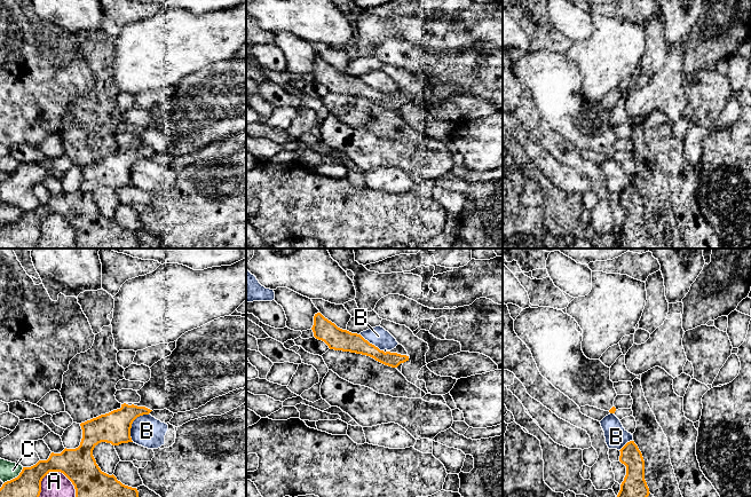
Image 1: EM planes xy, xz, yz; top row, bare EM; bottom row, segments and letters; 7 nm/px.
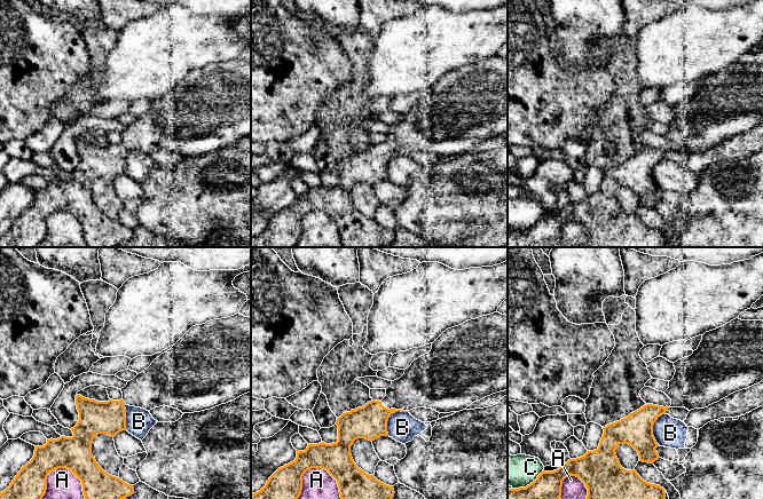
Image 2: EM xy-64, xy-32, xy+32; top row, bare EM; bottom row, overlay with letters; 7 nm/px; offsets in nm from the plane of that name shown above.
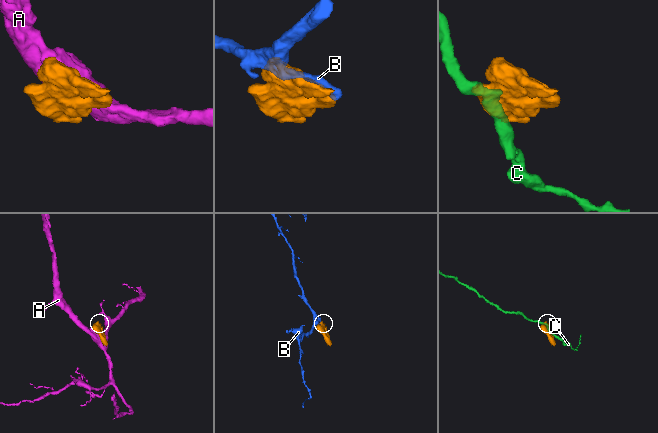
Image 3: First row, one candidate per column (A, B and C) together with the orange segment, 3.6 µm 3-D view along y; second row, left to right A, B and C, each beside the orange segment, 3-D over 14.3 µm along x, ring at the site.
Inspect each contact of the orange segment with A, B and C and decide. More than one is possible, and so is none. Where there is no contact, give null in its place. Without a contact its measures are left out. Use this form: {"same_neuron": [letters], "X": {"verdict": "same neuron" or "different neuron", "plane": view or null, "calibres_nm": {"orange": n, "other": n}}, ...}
{"same_neuron": [], "A": {"verdict": "different neuron", "plane": "xy", "calibres_nm": {"orange": 320, "other": 260}}, "B": {"verdict": "different neuron", "plane": "xy", "calibres_nm": {"orange": 220, "other": 220}}, "C": {"verdict": "different neuron", "plane": "xy", "calibres_nm": {"orange": 280, "other": 130}}}

